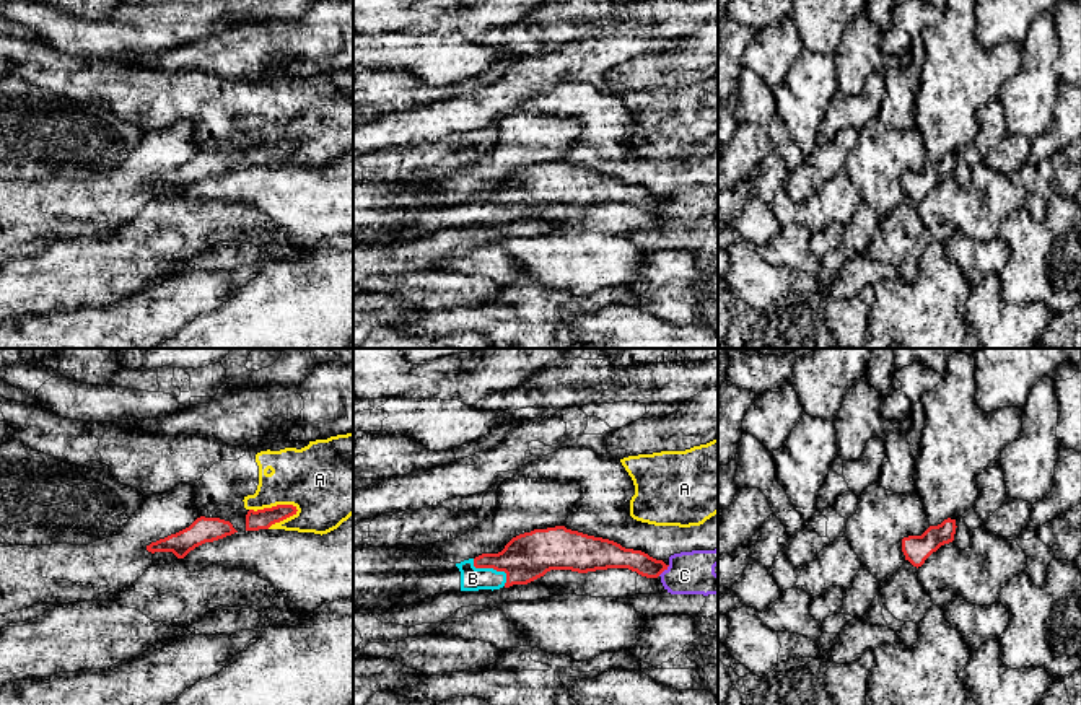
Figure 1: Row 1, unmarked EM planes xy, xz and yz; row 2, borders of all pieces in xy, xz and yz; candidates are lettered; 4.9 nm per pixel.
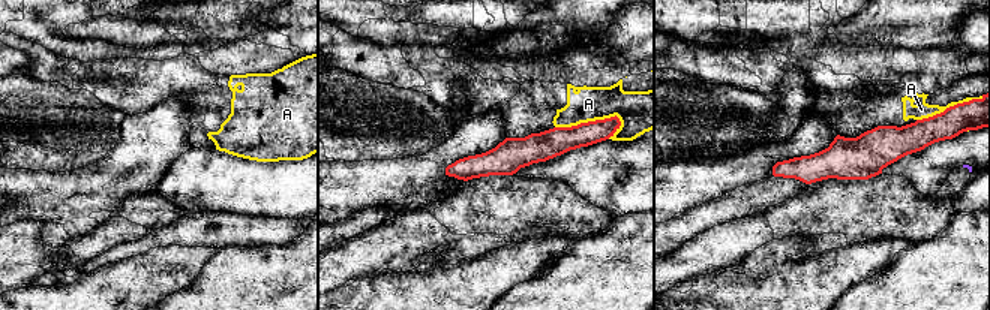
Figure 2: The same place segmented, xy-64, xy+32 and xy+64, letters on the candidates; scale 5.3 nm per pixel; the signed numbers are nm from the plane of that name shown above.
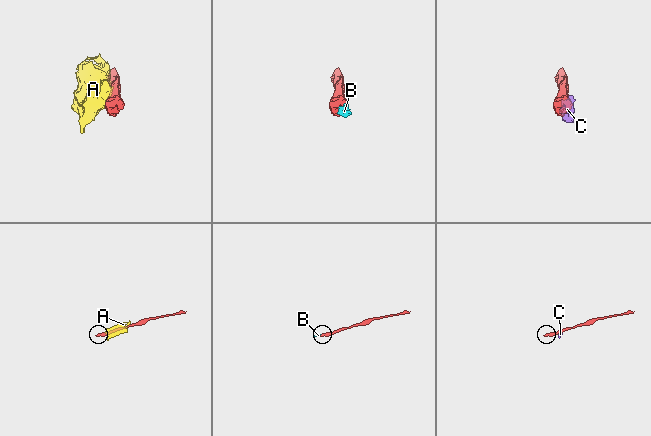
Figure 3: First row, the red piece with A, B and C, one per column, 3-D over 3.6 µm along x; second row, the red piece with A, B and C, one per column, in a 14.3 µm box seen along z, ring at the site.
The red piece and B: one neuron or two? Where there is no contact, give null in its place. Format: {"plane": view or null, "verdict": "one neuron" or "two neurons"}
{"plane": "xz", "verdict": "one neuron"}

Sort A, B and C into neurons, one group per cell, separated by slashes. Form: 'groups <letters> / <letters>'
groups A / B / C

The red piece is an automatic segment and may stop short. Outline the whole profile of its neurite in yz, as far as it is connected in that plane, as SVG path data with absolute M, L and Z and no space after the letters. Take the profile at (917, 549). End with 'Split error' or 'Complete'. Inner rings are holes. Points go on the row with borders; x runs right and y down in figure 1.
M948 518L938 526L930 526L921 536L904 537L905 560L917 568L921 567L933 552L954 541L956 528L956 519Z. Complete

